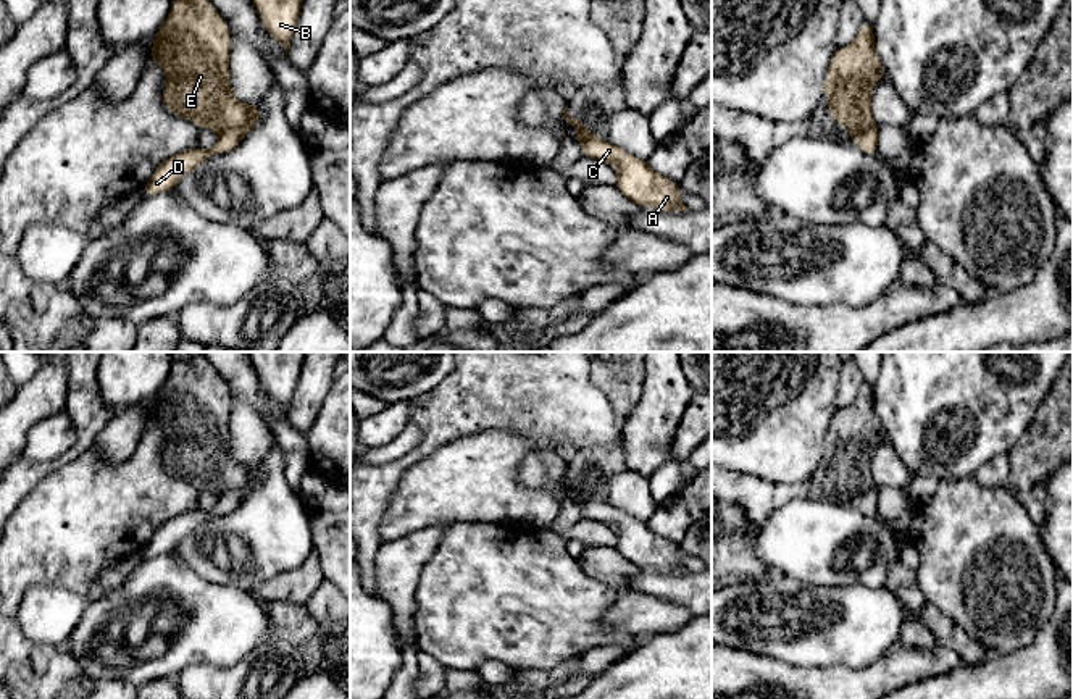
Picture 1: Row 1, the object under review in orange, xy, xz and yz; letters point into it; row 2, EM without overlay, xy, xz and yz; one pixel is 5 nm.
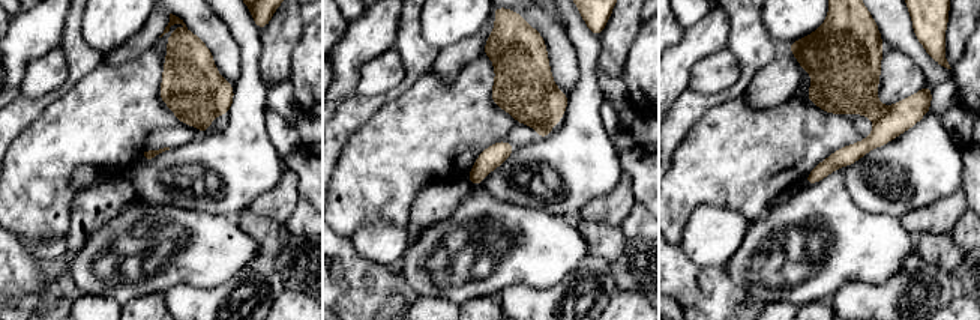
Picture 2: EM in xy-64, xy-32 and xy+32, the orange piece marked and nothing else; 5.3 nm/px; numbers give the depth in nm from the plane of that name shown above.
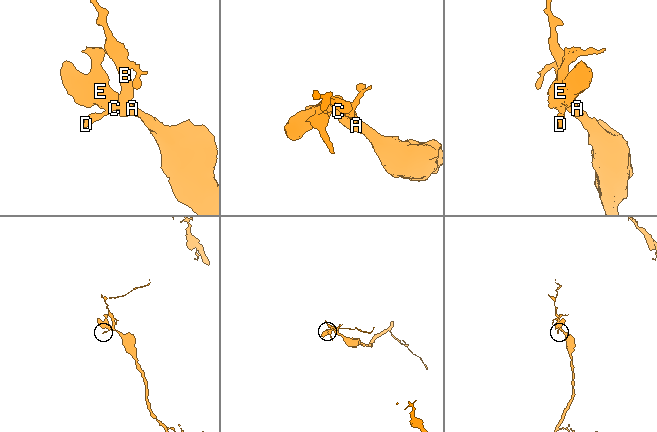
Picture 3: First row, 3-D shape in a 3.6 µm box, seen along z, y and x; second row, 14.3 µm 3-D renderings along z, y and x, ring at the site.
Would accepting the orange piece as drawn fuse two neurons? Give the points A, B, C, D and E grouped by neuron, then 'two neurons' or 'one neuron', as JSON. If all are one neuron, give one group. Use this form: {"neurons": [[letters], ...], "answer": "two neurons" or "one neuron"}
{"neurons": [["A", "B", "C", "D"], ["E"]], "answer": "two neurons"}

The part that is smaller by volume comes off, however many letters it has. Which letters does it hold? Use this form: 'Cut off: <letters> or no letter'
Cut off: E

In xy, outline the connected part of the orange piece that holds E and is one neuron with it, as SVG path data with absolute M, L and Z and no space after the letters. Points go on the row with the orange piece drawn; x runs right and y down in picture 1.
M171 0L169 15L153 36L150 52L150 63L160 65L166 74L165 108L177 118L190 118L198 129L223 132L242 126L248 105L232 97L231 47L229 27L208 0Z

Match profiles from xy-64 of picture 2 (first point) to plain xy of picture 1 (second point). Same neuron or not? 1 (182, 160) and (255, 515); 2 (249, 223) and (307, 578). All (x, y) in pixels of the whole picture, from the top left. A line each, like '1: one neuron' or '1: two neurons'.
1: one neuron
2: two neurons

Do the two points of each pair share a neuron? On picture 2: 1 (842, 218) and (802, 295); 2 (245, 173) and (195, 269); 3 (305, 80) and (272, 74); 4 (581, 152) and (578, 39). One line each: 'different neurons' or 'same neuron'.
1: same neuron
2: different neurons
3: different neurons
4: same neuron

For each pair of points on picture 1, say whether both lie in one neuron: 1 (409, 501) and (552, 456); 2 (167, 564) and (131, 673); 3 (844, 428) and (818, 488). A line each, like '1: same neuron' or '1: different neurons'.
1: same neuron
2: same neuron
3: same neuron

